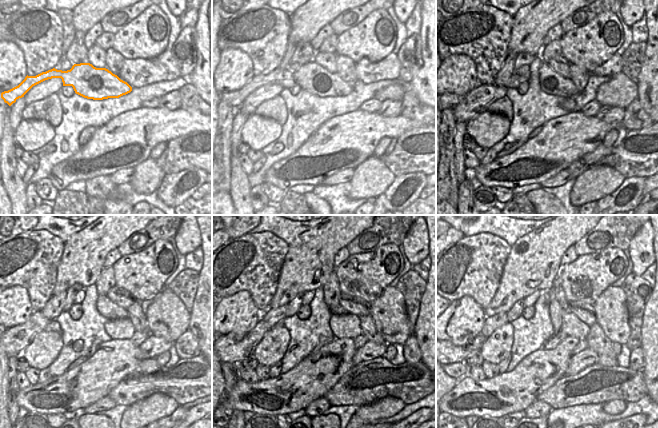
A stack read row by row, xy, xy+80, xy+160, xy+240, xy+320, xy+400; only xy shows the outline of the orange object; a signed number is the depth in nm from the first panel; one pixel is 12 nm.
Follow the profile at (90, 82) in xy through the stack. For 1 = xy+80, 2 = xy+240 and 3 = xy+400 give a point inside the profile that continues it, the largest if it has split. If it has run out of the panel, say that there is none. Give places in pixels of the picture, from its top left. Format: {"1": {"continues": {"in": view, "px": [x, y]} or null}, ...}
{"1": {"continues": {"in": "xy+80", "px": [311, 77]}}, "2": {"continues": {"in": "xy+240", "px": [106, 307]}}, "3": {"continues": null}}

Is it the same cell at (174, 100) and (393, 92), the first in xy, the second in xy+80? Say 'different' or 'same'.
different

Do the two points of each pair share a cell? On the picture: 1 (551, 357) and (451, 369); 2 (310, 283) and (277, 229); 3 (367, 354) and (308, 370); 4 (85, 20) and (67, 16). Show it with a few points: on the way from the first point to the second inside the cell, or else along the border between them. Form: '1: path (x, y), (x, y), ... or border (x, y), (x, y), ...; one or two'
1: border (466, 374), (459, 379); two
2: border (307, 230), (300, 233), (288, 245); two
3: border (356, 350), (352, 358), (352, 364); two
4: border (72, 10), (72, 24), (76, 30); two

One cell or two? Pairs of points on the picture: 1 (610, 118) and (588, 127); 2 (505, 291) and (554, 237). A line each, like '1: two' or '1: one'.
1: two
2: one

